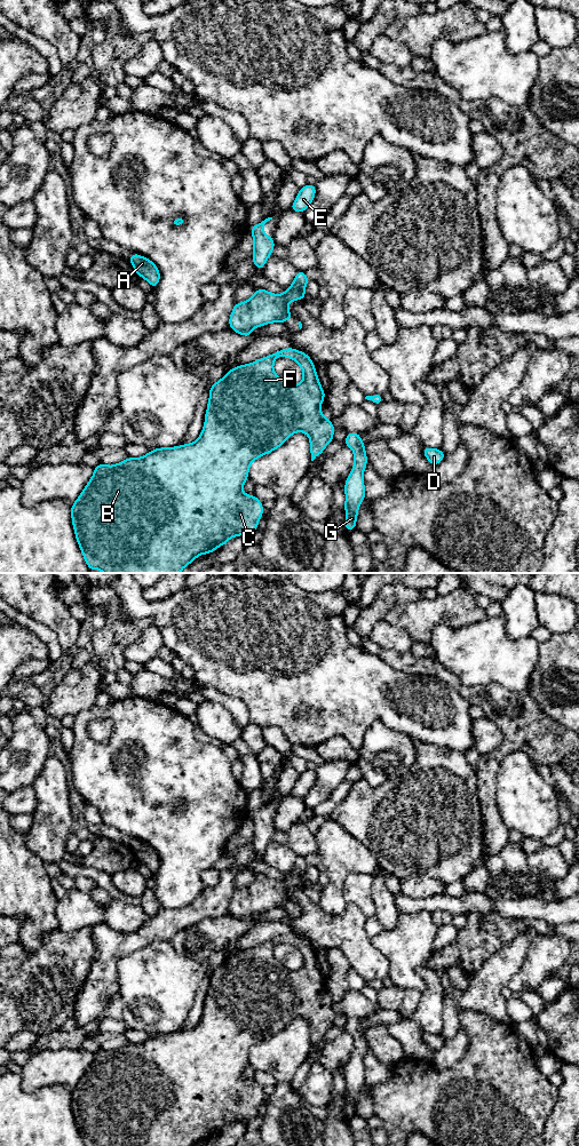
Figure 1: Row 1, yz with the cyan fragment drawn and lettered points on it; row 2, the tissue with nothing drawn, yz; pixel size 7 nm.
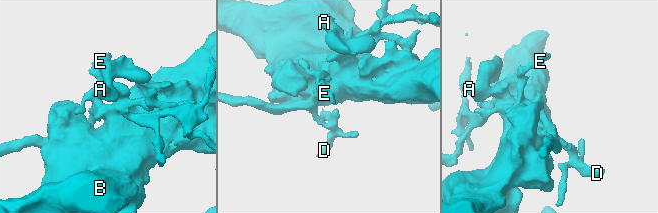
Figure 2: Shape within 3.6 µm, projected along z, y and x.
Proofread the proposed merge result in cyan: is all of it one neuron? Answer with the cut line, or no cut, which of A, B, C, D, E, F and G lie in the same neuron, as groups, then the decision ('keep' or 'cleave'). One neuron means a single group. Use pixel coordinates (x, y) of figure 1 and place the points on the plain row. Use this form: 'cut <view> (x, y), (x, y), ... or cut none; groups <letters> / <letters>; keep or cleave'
cut none; groups A B C D E F G; keep

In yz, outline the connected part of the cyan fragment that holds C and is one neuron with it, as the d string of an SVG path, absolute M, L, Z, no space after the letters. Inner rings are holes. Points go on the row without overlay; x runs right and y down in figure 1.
M287 933L276 937L272 940L257 945L251 949L240 950L231 954L217 968L211 971L209 986L205 1000L203 1017L197 1026L191 1029L183 1029L175 1033L159 1033L150 1036L142 1043L128 1043L114 1051L100 1049L94 1053L94 1060L80 1079L76 1088L71 1091L72 1112L76 1119L77 1129L80 1132L85 1146L195 1146L198 1141L212 1139L219 1132L228 1129L233 1122L246 1120L252 1121L257 1114L261 1101L263 1100L263 1090L255 1081L243 1079L243 1071L248 1065L251 1049L262 1041L269 1040L280 1033L292 1020L302 1017L308 1020L310 1026L310 1041L314 1046L320 1041L325 1033L334 1025L334 1011L320 997L320 990L325 986L323 976L317 962L316 953L311 944L294 933ZM278 942L286 942L295 946L303 956L303 965L295 971L287 970L273 956L273 947Z

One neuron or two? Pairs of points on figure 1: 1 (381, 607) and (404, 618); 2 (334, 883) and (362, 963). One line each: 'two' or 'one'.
1: two
2: two

